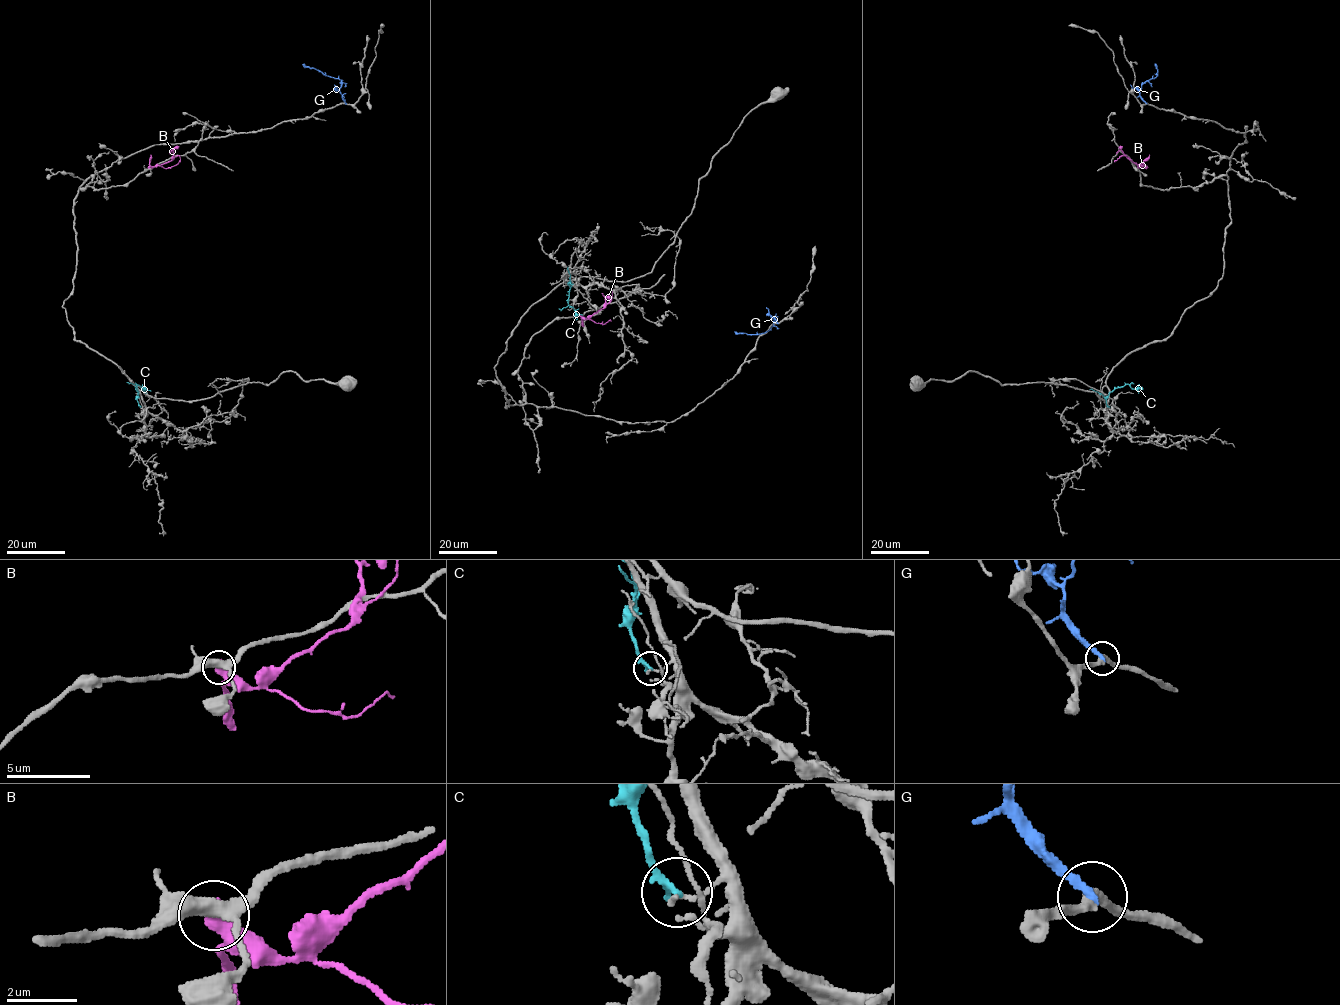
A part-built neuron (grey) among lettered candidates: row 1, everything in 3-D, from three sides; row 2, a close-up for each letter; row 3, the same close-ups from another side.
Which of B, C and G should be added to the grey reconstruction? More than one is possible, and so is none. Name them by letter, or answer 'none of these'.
none of these

